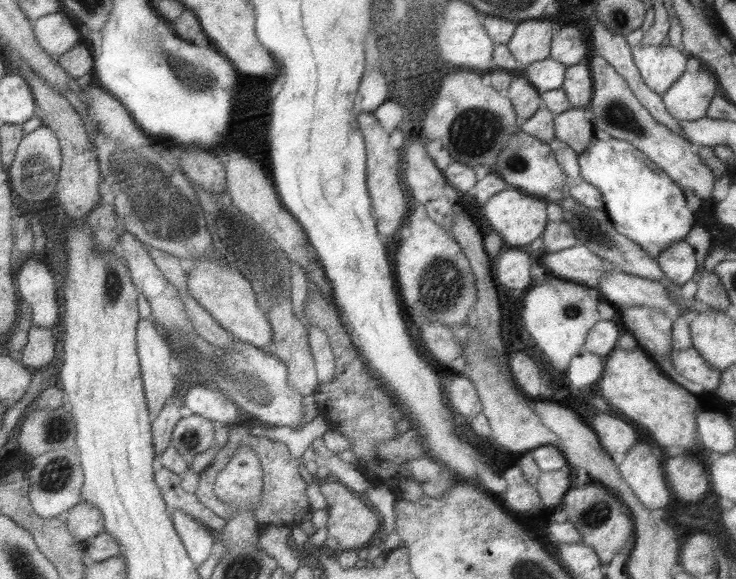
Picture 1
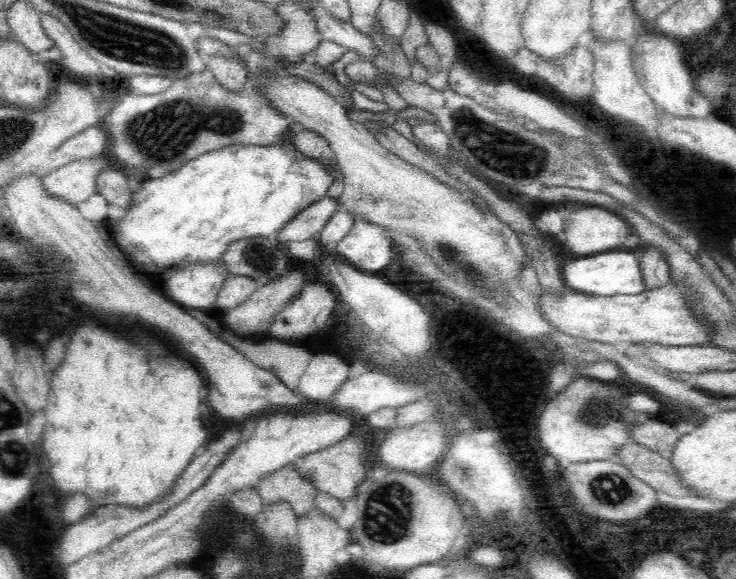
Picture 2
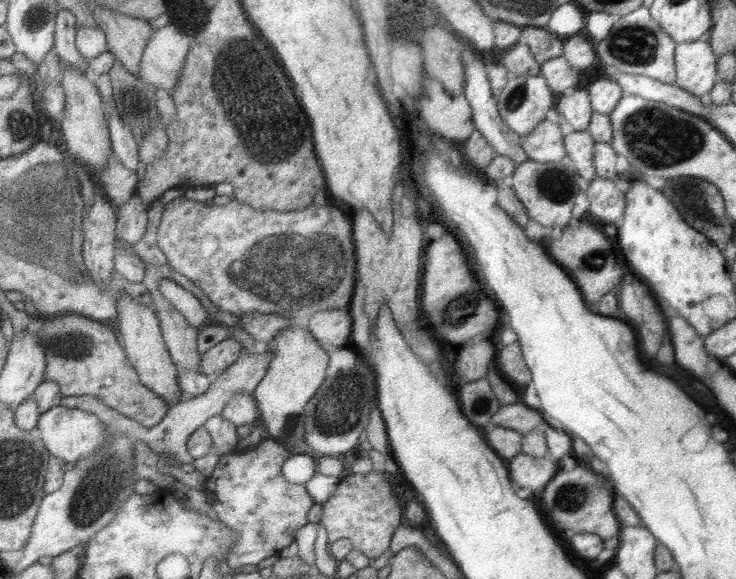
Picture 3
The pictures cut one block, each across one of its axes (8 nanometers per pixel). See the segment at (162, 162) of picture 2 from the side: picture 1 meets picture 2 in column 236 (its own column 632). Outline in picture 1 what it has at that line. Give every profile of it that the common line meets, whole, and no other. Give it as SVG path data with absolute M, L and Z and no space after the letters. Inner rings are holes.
M593 56L589 62L585 62L591 72L593 80L593 100L589 102L589 110L593 110L593 134L597 140L625 140L631 142L637 150L641 150L655 166L659 166L681 190L691 190L699 200L711 200L713 184L719 180L707 168L701 158L697 156L697 148L685 140L679 134L673 134L665 124L659 124L639 102L639 98L631 92L625 78L601 56Z

